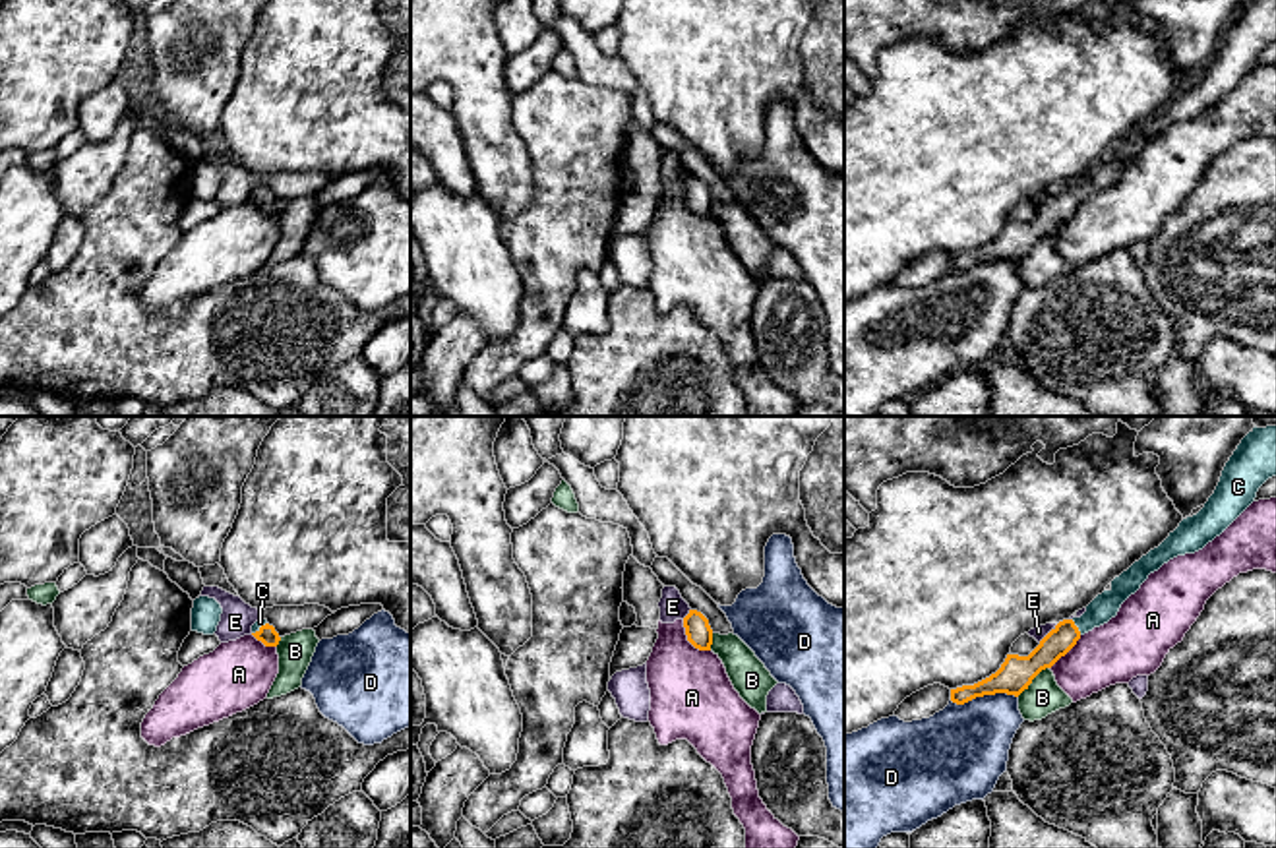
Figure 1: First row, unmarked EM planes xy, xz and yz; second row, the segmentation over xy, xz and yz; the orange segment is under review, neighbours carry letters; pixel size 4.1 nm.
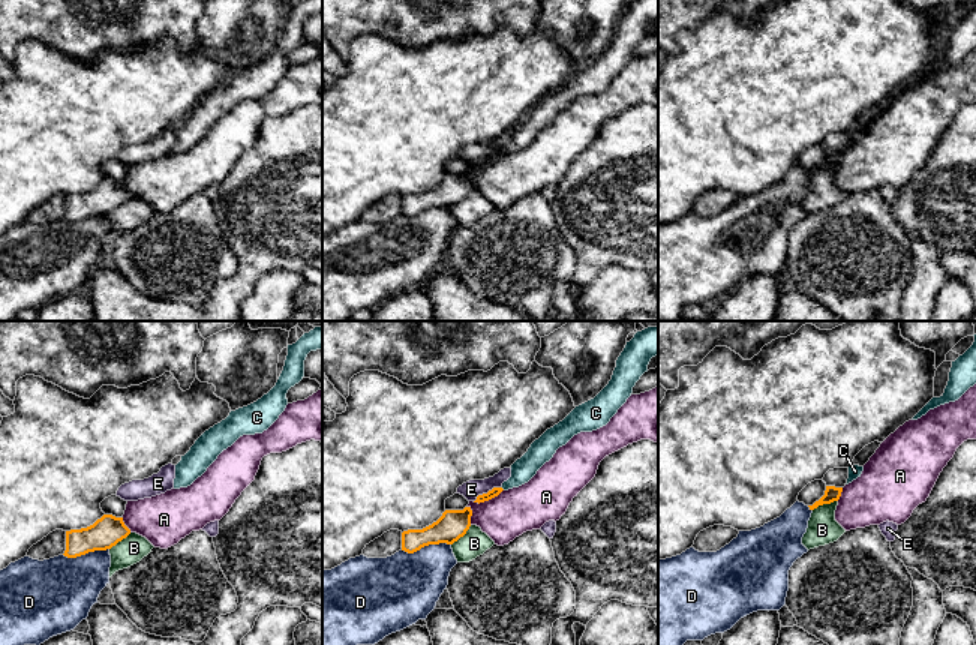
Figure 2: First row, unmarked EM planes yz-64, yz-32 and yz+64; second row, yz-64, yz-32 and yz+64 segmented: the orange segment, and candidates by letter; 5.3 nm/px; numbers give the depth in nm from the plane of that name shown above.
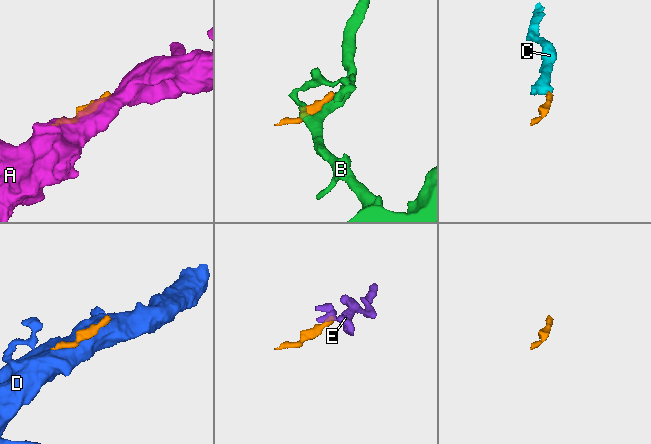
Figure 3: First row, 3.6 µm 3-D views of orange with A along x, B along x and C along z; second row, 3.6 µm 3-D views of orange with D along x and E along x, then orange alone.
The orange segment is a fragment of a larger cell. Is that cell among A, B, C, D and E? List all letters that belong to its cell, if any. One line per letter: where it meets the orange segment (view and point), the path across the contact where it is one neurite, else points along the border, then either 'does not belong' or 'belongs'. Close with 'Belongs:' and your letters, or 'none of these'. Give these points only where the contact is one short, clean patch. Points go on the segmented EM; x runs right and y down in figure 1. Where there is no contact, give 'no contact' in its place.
A: meets orange in xz at (690, 641); does not belong
B: meets orange in yz at (1032, 678); does not belong
C: meets orange in yz at (1077, 628); runs through yz (1063, 637), (1077, 628), (1104, 606); belongs
D: meets orange in yz at (984, 694); does not belong
E: meets orange in yz at (1050, 632); border along yz (1058, 624), (1038, 641); does not belong
Belongs: C

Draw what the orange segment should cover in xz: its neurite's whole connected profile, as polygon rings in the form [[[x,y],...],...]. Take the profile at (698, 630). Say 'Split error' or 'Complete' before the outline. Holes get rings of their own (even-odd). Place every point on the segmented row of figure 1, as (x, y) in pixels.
Complete. [[[689,610],[689,614],[684,618],[684,627],[685,627],[687,641],[695,649],[711,651],[713,629],[709,625],[709,620],[701,612]]]

